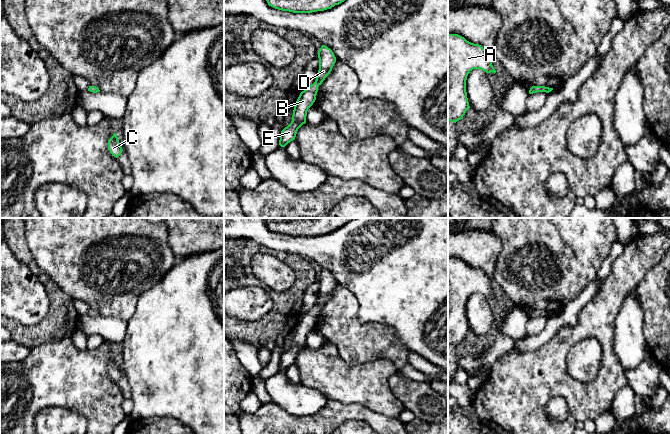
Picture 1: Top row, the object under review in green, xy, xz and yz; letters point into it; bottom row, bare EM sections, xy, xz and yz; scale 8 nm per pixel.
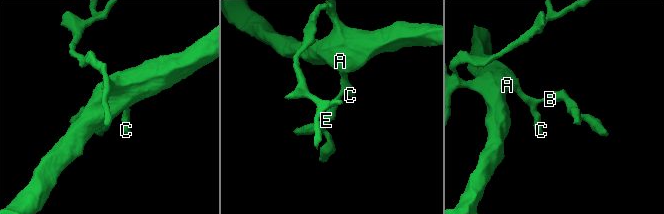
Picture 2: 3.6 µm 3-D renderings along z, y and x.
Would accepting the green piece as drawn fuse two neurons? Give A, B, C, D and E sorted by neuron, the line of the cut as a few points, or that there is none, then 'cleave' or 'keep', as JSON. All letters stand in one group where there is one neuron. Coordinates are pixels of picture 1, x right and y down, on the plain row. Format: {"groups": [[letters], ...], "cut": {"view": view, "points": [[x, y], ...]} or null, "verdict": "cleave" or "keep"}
{"groups": [["A", "B", "C", "D", "E"]], "cut": null, "verdict": "keep"}

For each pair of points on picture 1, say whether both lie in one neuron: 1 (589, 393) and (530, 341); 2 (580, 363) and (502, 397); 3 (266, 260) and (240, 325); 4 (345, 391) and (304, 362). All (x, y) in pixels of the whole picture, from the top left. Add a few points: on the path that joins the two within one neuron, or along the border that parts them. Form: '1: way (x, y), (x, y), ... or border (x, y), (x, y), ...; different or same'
1: border (556, 332), (534, 350), (516, 351); different
2: border (573, 346), (567, 355), (567, 372), (587, 382); different
3: border (252, 256), (251, 272), (260, 281); different
4: way (335, 381), (323, 369), (319, 369), (314, 365); same

